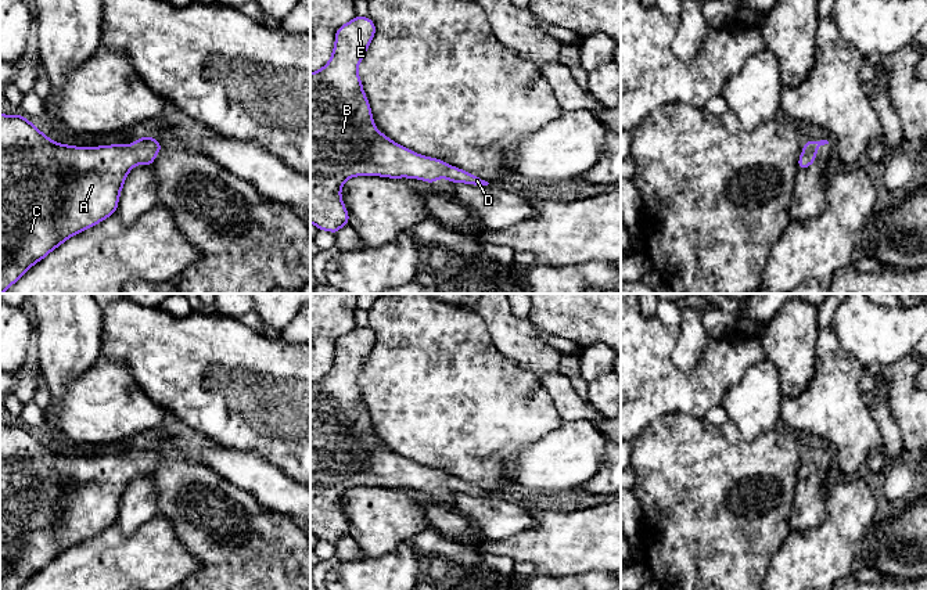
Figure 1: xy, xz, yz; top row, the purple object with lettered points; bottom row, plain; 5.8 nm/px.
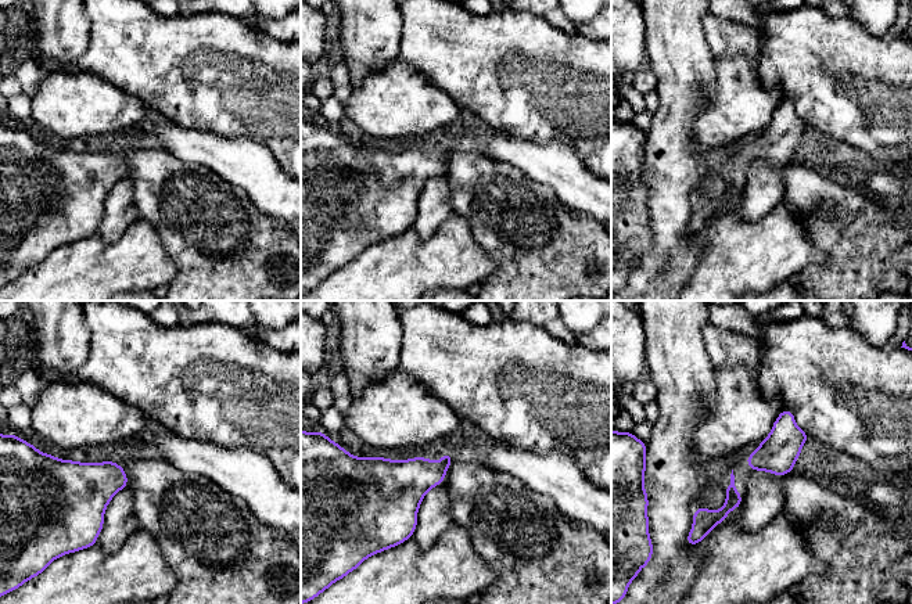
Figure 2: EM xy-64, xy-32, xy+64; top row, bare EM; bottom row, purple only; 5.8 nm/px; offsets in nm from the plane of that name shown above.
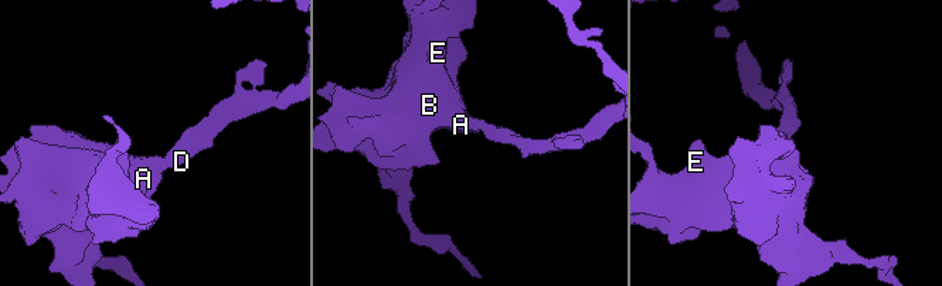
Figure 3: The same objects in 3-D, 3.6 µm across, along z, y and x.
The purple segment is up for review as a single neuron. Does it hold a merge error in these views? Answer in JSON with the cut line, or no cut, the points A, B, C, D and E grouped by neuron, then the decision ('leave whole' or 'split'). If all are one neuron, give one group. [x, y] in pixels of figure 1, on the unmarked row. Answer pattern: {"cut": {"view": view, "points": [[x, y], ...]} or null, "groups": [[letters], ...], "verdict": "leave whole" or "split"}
{"cut": null, "groups": [["A", "B", "C", "D", "E"]], "verdict": "leave whole"}

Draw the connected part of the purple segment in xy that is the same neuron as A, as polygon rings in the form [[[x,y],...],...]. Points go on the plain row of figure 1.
[[[0,424],[0,590],[19,590],[35,573],[80,544],[114,525],[126,486],[137,475],[151,476],[159,460],[165,458],[152,446],[133,454],[75,457],[48,449],[22,425]]]

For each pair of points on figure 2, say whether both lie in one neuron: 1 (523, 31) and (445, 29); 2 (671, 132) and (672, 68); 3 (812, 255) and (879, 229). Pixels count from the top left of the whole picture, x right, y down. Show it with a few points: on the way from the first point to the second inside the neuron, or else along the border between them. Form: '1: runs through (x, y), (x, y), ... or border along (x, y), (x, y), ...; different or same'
1: runs through (503, 31), (465, 31); same
2: runs through (672, 117), (672, 83); same
3: border along (803, 225), (825, 261), (801, 272); different

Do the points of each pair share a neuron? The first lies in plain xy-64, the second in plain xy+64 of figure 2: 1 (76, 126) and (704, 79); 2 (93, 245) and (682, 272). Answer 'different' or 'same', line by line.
1: different
2: different

